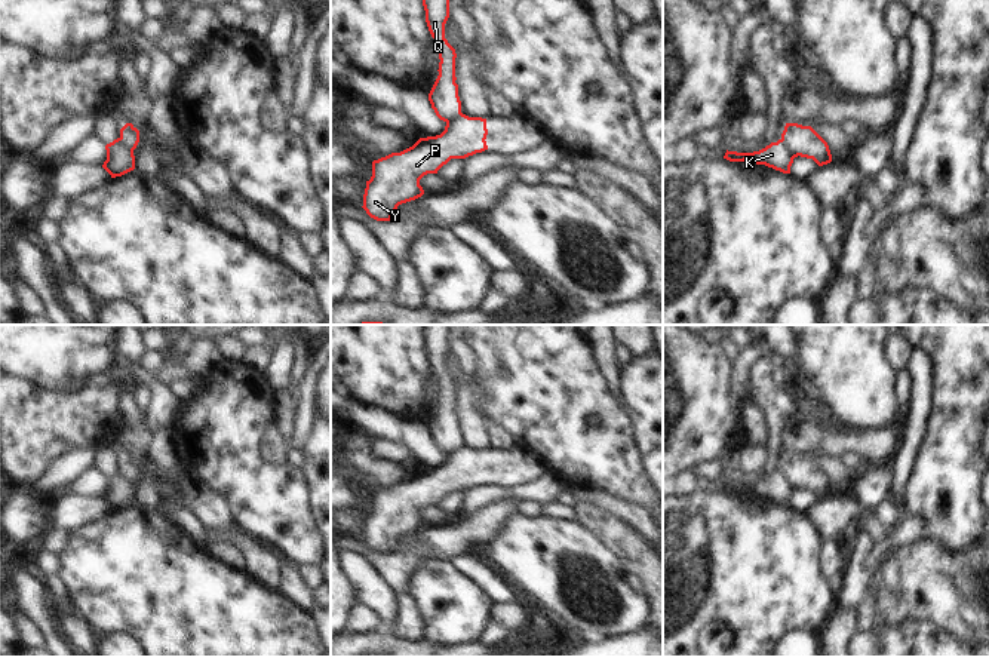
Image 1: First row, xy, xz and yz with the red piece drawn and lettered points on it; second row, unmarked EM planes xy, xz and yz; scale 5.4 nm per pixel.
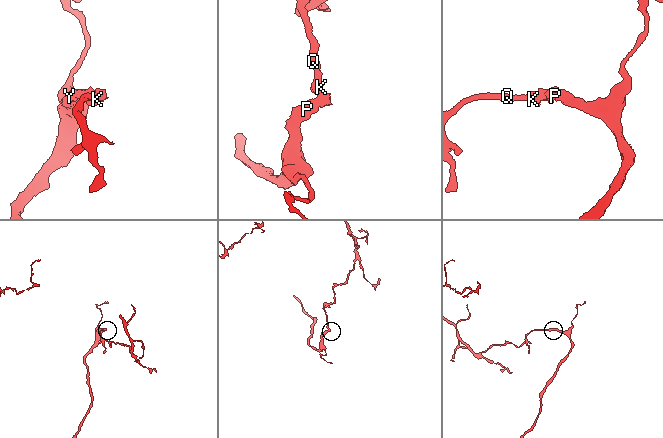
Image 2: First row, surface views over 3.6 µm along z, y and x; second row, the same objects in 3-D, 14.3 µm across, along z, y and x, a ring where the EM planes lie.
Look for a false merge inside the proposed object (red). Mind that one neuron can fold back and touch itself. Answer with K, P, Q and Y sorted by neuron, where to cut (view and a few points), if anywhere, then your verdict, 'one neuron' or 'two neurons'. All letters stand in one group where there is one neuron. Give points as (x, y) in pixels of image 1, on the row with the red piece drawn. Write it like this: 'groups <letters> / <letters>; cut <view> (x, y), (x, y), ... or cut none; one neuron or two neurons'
groups K Q / P Y; cut yz (782, 138), (794, 157); two neurons

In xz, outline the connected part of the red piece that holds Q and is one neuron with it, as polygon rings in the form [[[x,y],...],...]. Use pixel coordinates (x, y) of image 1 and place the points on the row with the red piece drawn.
[[[423,0],[426,22],[437,44],[439,76],[429,93],[436,116],[449,123],[461,116],[458,85],[455,83],[455,49],[445,39],[445,24],[449,18],[449,0]]]

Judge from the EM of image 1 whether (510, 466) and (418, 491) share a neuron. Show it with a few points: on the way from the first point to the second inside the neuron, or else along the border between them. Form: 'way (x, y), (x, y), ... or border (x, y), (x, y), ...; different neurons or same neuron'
way (488, 466), (464, 467), (441, 481); same neuron

